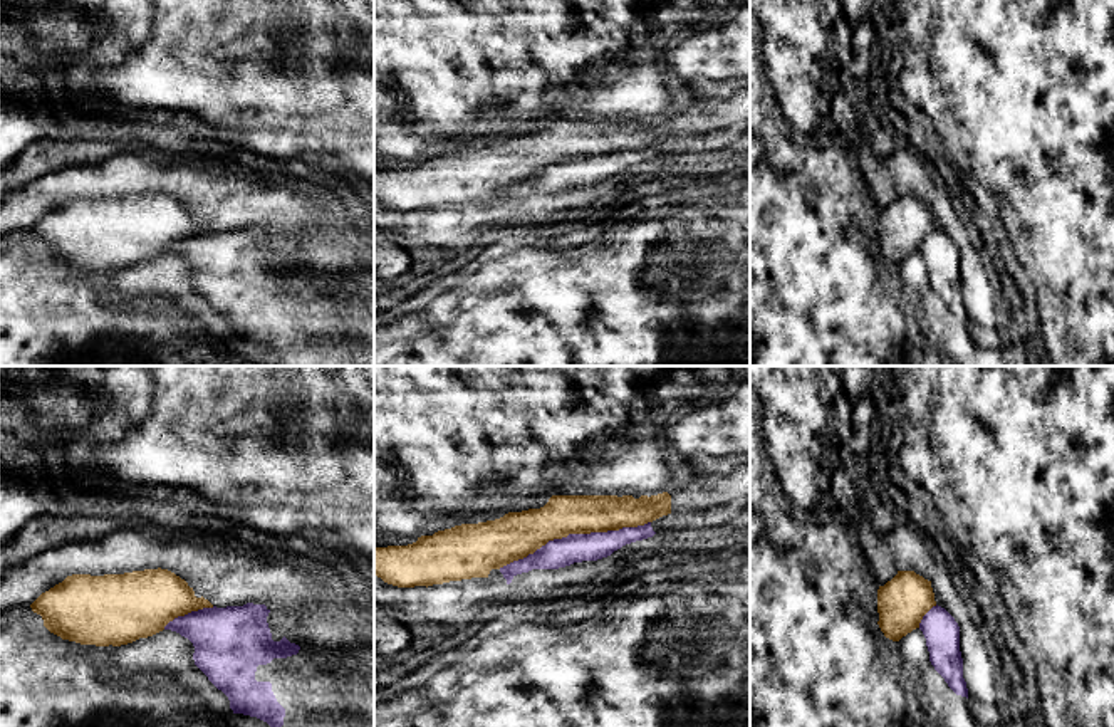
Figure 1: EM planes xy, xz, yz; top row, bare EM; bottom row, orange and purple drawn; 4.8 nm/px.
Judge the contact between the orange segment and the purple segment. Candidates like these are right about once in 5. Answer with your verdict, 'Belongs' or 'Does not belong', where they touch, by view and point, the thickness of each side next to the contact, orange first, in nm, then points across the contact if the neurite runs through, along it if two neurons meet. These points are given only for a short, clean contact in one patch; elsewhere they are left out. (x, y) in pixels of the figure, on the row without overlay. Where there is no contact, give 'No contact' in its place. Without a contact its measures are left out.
Does not belong. Touches orange at xz (574, 156). Thickness 200 nm (orange) against 140 nm

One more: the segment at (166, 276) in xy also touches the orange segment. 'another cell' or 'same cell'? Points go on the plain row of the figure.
another cell

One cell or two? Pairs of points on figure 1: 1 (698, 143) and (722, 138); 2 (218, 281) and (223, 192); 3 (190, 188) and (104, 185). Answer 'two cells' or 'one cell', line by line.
1: one cell
2: two cells
3: one cell

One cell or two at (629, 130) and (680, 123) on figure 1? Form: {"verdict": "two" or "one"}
{"verdict": "one"}

